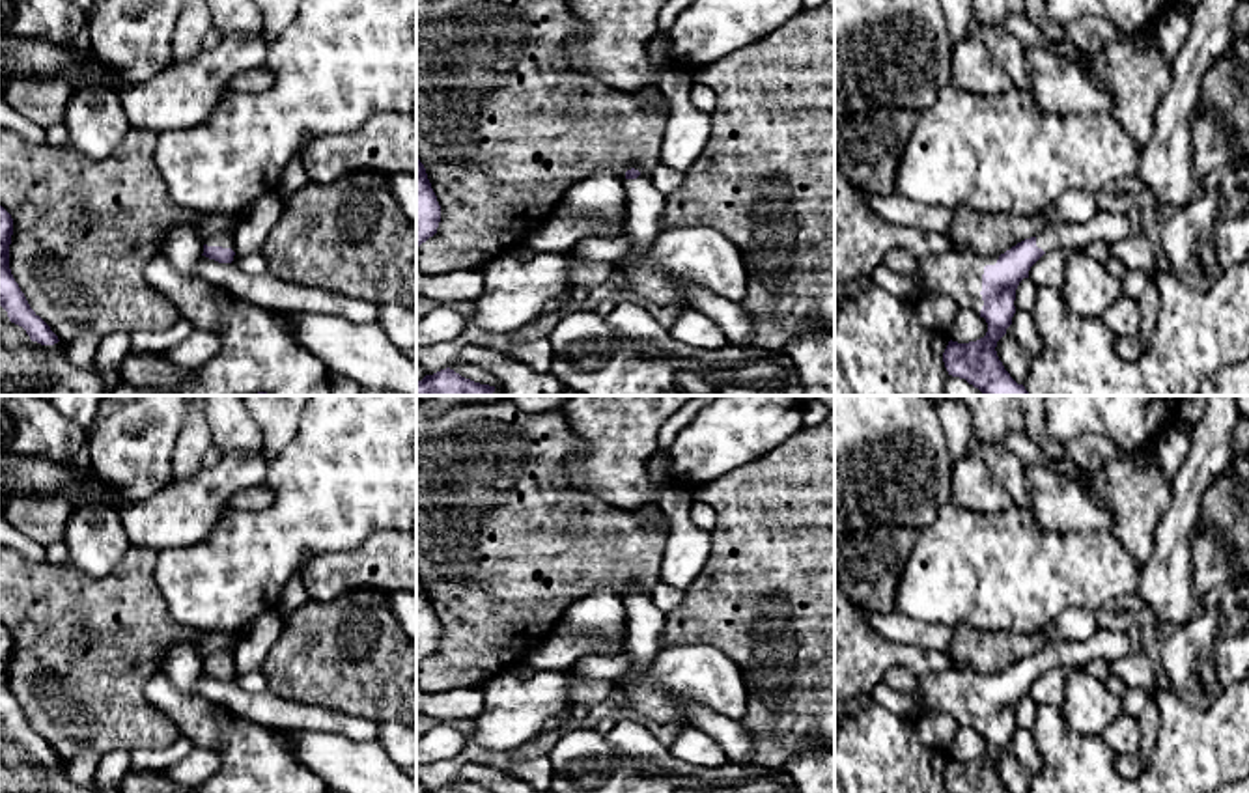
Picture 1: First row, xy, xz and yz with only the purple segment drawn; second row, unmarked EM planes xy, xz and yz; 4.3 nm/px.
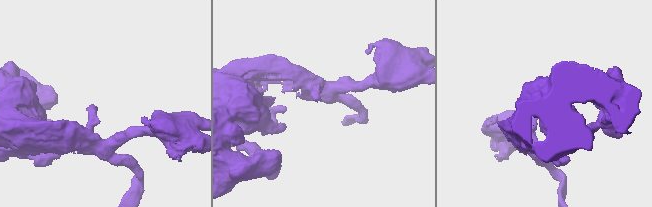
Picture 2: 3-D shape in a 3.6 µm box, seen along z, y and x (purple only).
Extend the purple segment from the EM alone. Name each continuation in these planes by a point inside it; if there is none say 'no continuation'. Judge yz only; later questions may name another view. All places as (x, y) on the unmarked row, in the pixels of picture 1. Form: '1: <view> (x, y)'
1: yz (1106, 644)
2: yz (958, 693)

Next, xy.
1: xy (223, 657)
2: xy (19, 773)

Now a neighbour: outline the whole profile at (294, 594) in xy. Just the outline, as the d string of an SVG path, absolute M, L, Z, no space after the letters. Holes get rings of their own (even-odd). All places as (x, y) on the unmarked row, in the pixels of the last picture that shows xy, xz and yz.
M304 558L288 586L282 590L280 599L276 603L276 610L282 616L288 616L293 612L297 606L301 606L308 597L306 588L302 584L302 571L308 565L310 558Z

